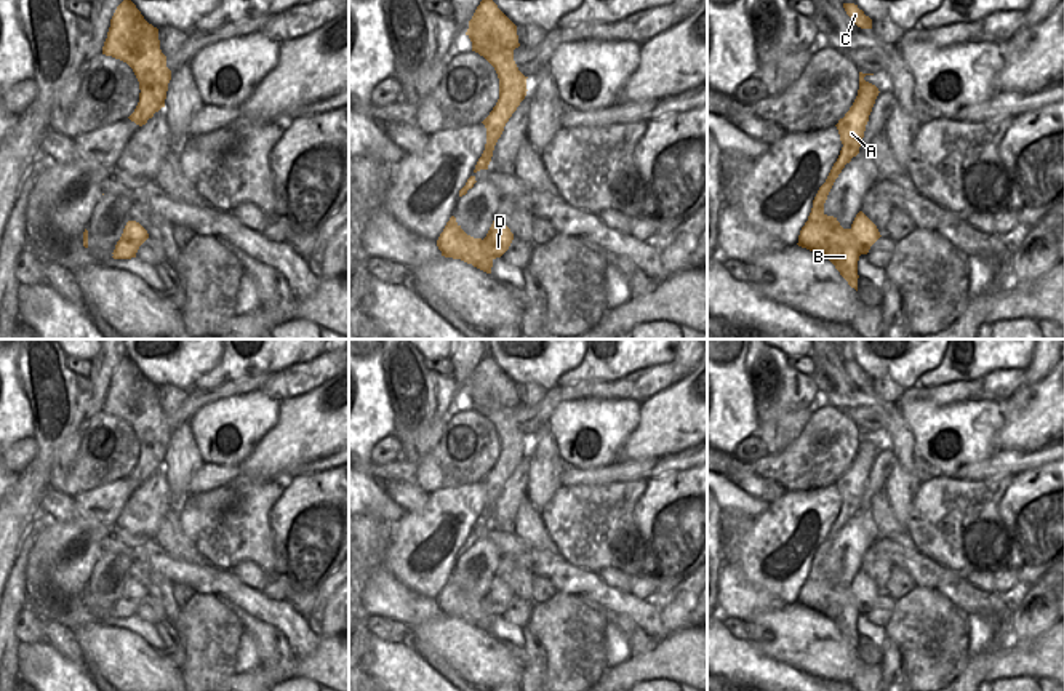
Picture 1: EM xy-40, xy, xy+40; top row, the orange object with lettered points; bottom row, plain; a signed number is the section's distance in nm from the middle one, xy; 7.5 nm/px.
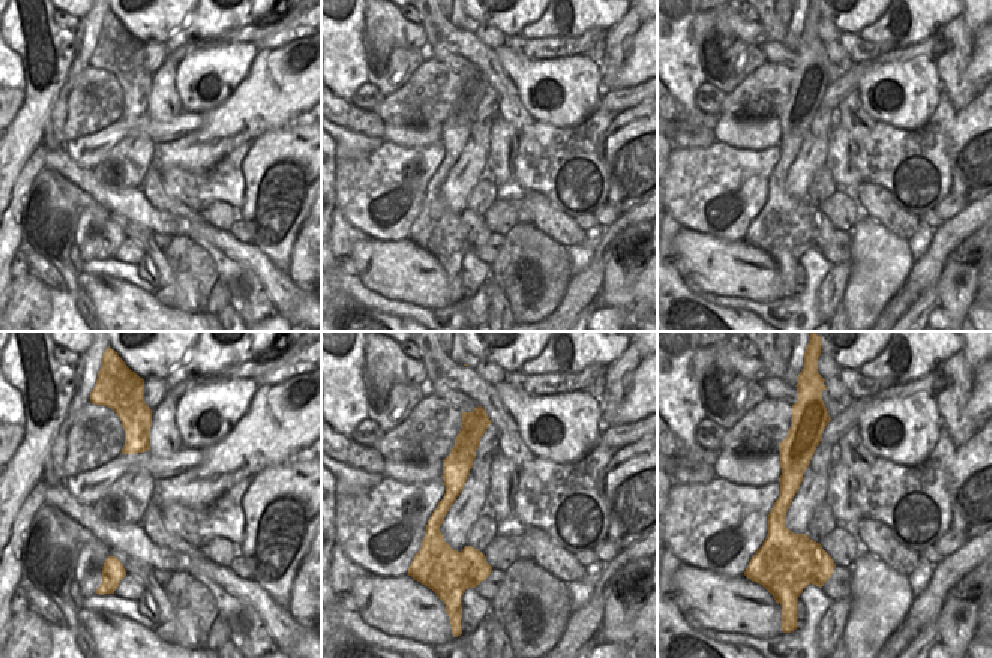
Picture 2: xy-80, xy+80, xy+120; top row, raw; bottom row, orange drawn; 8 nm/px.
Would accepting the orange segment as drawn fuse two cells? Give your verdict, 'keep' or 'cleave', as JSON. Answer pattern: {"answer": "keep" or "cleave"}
{"answer": "cleave"}

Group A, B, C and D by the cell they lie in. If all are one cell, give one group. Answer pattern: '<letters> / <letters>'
A B C / D

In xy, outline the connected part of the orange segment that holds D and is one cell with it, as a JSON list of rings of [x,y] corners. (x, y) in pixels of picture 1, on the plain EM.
[[[494,577],[486,595],[483,597],[482,608],[490,616],[501,616],[510,605],[514,592],[504,579]]]

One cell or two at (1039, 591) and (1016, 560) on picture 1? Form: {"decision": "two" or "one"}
{"decision": "two"}

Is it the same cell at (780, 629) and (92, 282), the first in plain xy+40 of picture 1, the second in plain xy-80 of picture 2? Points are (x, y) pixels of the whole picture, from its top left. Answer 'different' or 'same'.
same

